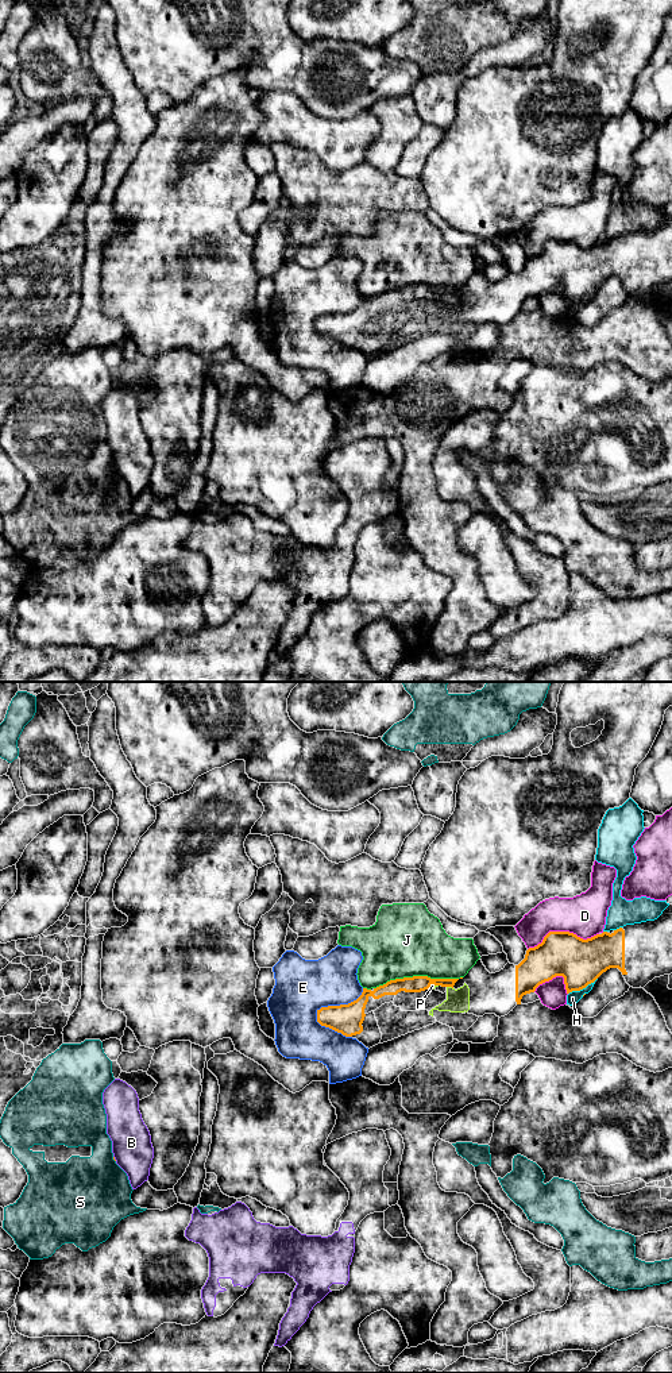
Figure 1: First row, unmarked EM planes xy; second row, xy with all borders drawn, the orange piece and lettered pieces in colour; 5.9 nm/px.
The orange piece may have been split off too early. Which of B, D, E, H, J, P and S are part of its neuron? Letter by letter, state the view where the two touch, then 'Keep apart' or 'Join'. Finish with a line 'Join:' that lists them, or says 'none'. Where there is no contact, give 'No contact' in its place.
B: Touches orange in xy. Keep apart
D: Touches orange in xy. Keep apart
E: Touches orange in xy. Keep apart
H: Touches orange in xy. Keep apart
J: Touches orange in xy. Keep apart
P: Touches orange in xy. Join
S: Touches orange in xy. Keep apart
Join: P

